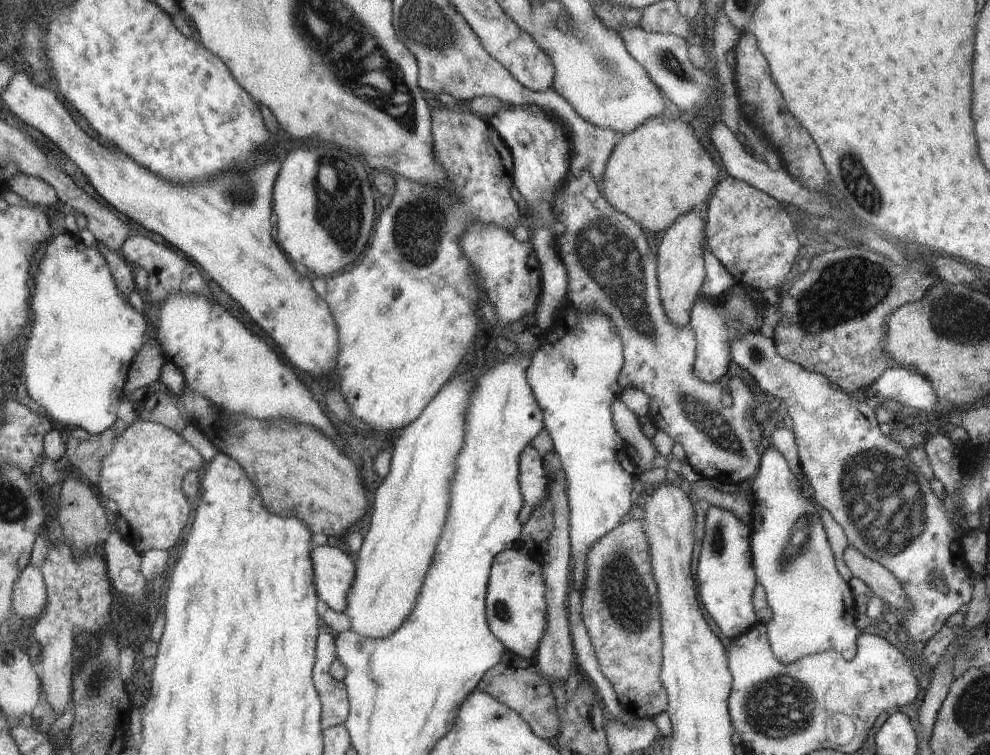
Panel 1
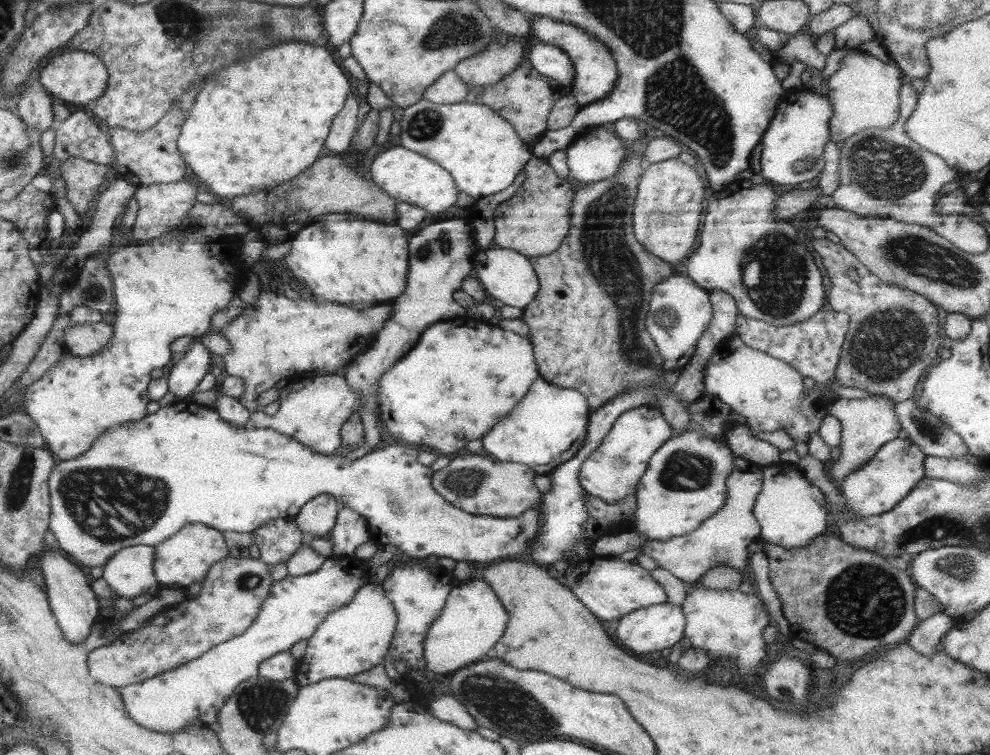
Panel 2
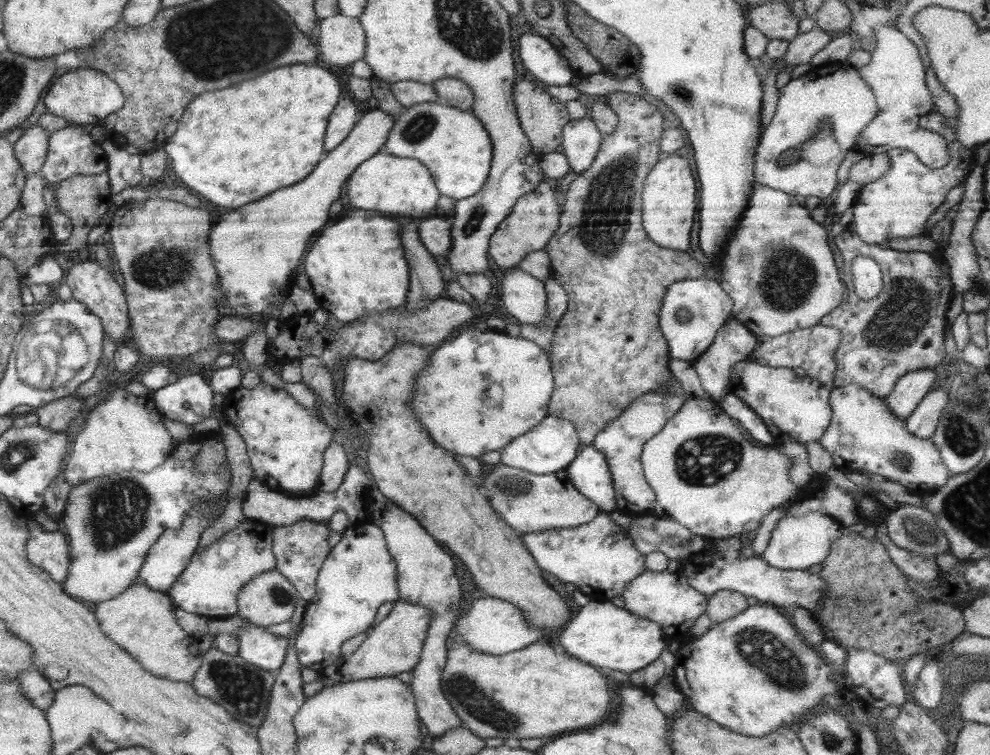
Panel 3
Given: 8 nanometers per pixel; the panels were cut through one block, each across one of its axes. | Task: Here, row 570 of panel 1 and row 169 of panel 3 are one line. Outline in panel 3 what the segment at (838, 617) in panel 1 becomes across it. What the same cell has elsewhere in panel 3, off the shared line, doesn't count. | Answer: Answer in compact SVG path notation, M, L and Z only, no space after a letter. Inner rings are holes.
M846 62L814 67L801 77L790 79L779 89L775 115L761 134L756 147L755 182L796 194L798 198L818 196L823 203L828 204L840 188L836 175L838 166L877 111L871 88L857 69ZM819 129L824 139L816 140L813 136Z

